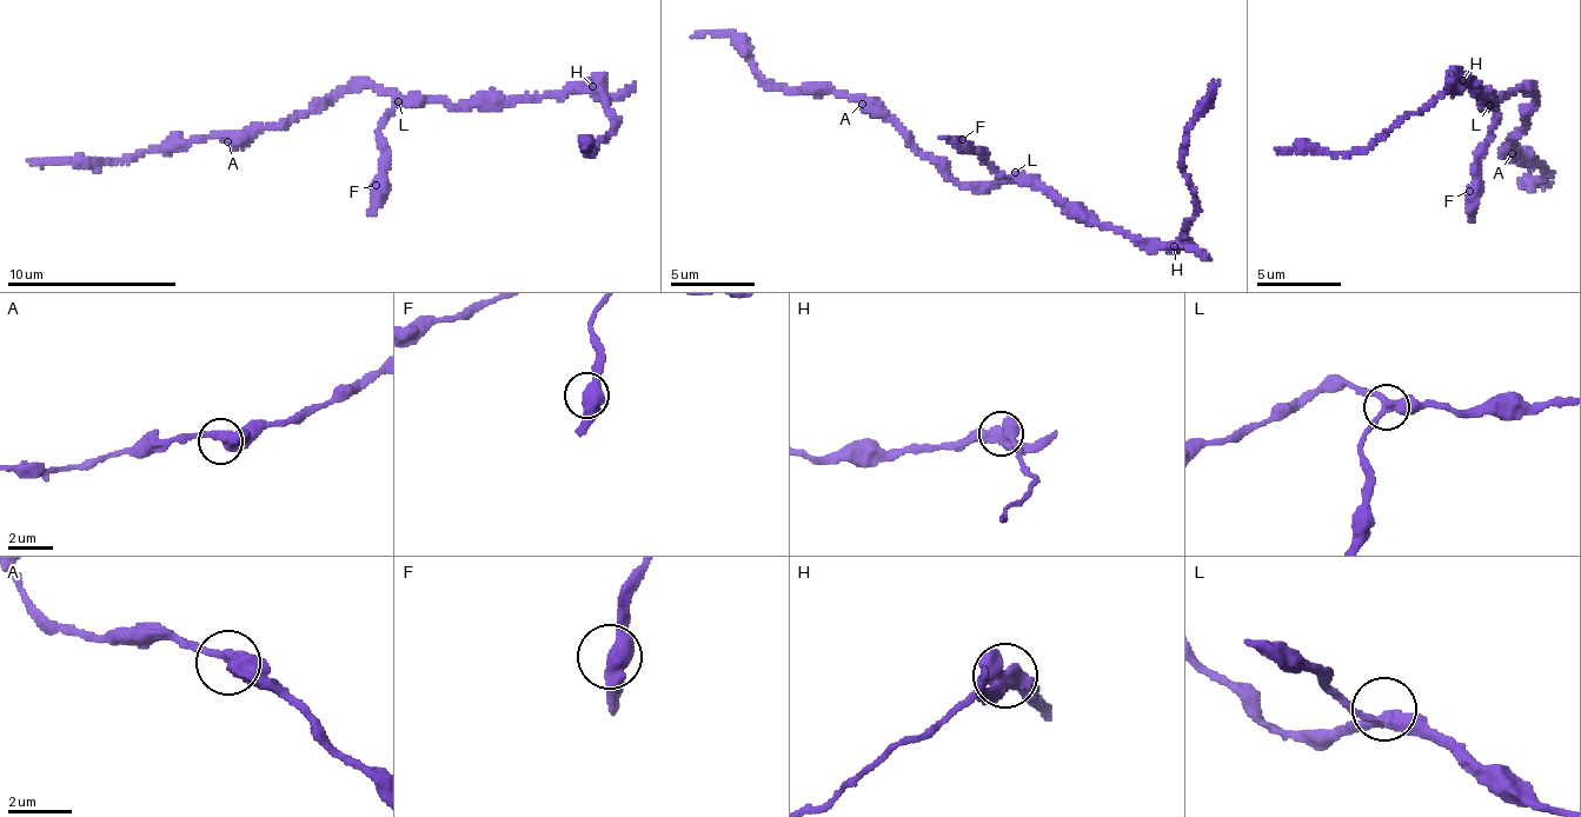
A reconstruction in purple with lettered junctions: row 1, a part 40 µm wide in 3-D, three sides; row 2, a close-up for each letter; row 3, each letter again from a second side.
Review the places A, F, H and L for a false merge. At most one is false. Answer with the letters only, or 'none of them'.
H

